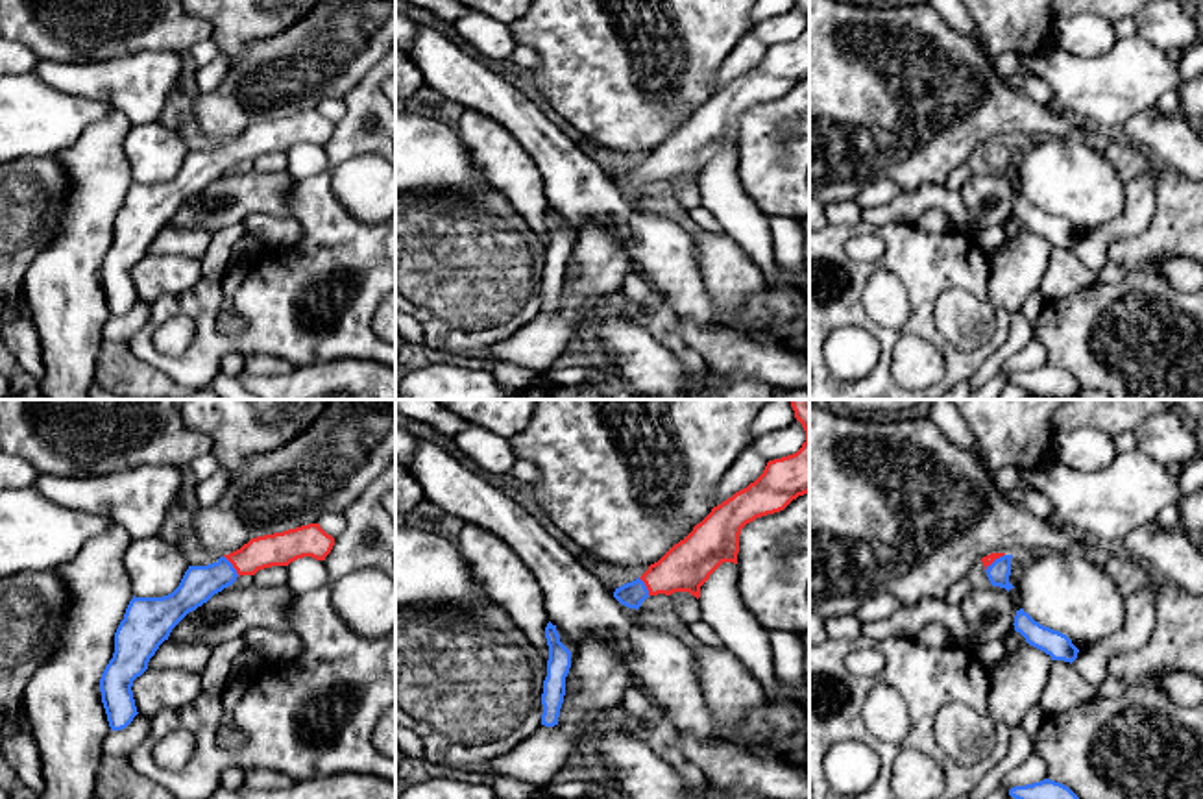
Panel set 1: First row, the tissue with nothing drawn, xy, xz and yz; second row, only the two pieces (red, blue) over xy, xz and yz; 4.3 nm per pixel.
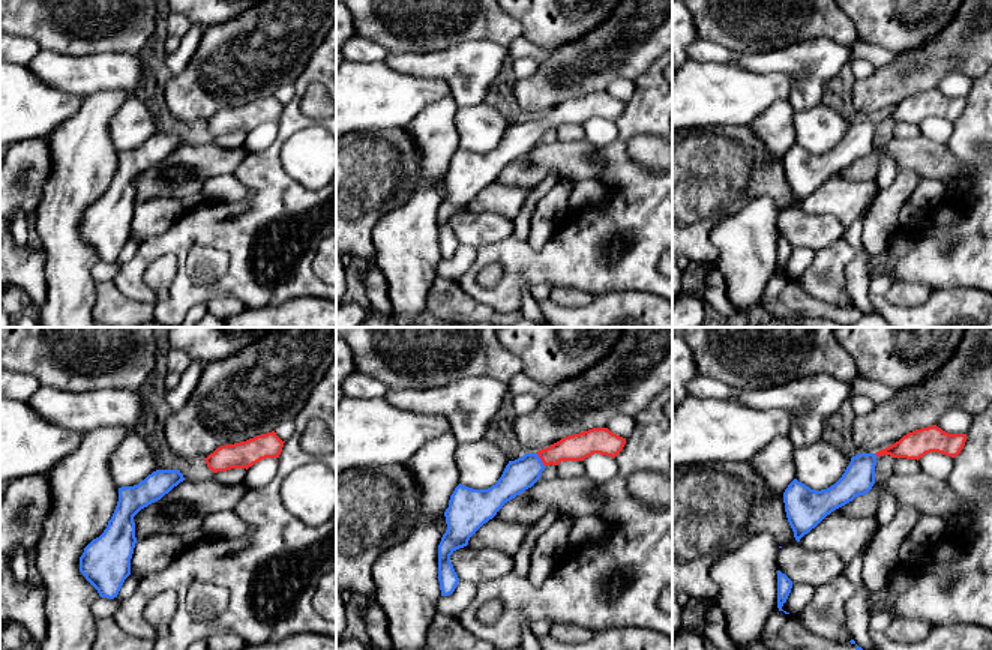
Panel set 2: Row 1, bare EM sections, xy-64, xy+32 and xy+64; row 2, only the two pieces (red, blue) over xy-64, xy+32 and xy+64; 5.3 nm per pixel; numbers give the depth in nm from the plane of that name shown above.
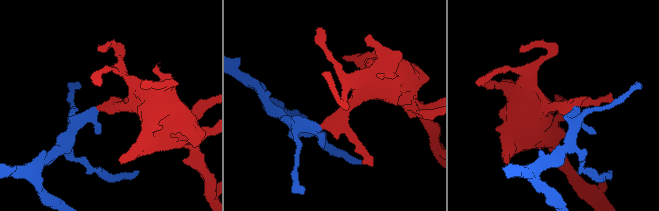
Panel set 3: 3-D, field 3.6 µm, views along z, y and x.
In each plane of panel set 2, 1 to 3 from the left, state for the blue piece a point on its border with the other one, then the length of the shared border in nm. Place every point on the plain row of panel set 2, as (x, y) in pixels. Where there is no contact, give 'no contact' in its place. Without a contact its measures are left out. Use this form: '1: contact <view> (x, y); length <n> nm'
1: no contact
2: contact xy+32 (541, 122); length 90 nm
3: no contact

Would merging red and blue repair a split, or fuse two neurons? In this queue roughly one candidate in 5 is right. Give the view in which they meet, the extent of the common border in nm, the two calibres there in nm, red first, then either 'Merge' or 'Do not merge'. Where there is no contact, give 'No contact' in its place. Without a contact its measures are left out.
Touches red in xy. Shared border 120 nm. Thickness 140 nm (red) against 160 nm. Merge

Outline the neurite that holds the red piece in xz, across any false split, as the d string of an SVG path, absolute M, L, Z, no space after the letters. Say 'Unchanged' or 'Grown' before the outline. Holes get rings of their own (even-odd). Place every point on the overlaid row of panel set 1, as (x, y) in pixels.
Grown. M791 400L791 407L806 431L802 448L769 461L754 483L713 507L641 577L615 588L614 597L621 605L638 610L649 596L674 592L689 592L699 599L700 586L723 562L737 564L739 535L747 523L780 512L809 492L809 400Z

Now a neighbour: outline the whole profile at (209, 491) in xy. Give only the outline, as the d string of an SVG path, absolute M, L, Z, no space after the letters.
M220 464L220 468L207 479L196 481L196 499L200 507L216 505L229 483L231 472Z

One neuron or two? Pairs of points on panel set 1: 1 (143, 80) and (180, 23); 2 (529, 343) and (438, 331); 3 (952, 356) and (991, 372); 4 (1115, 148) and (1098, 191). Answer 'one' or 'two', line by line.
1: two
2: two
3: two
4: two

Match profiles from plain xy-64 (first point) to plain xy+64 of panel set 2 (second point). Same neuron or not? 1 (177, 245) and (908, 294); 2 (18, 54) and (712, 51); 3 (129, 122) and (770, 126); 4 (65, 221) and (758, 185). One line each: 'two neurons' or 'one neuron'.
1: two neurons
2: one neuron
3: two neurons
4: two neurons

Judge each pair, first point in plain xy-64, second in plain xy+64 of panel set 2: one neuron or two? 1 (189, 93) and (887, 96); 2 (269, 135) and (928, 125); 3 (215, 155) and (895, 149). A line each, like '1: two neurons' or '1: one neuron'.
1: one neuron
2: one neuron
3: one neuron

